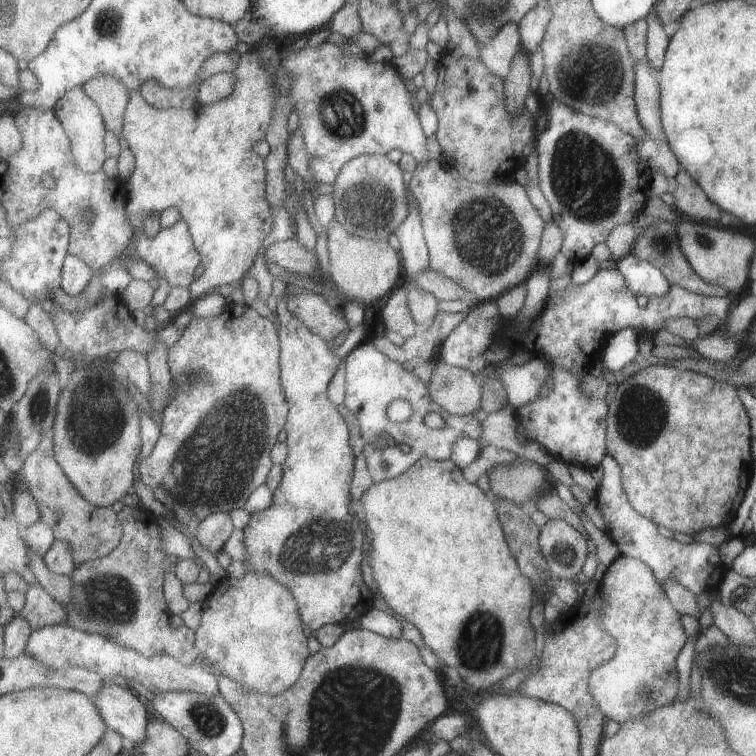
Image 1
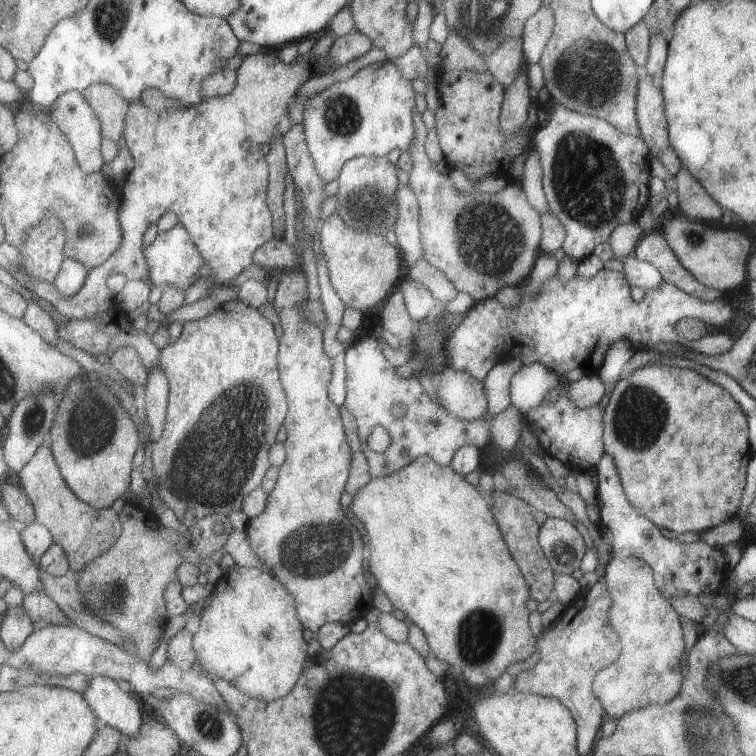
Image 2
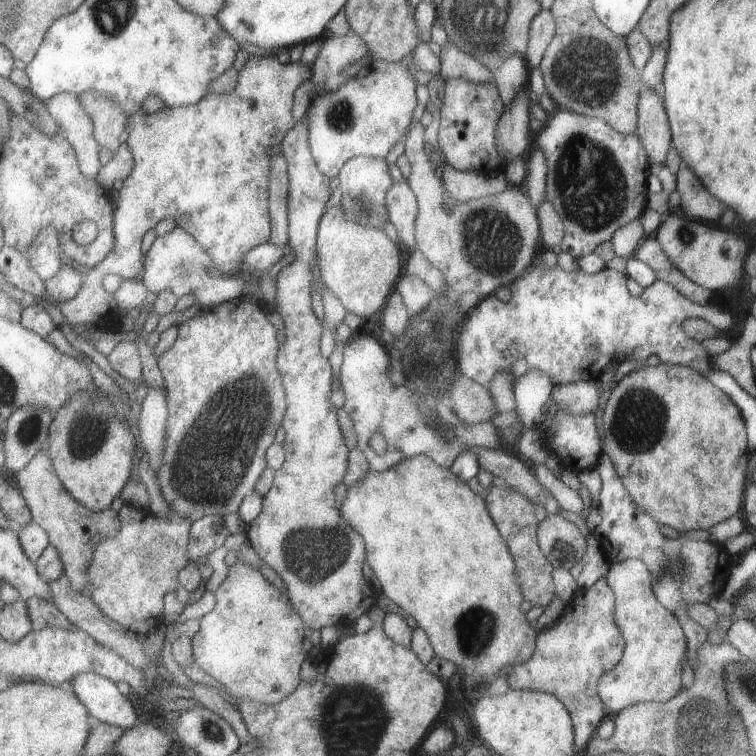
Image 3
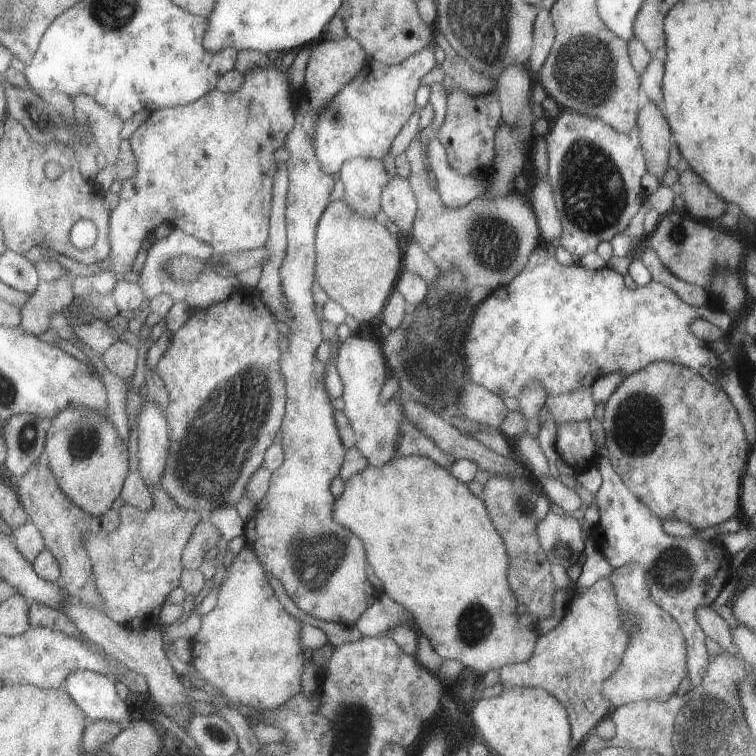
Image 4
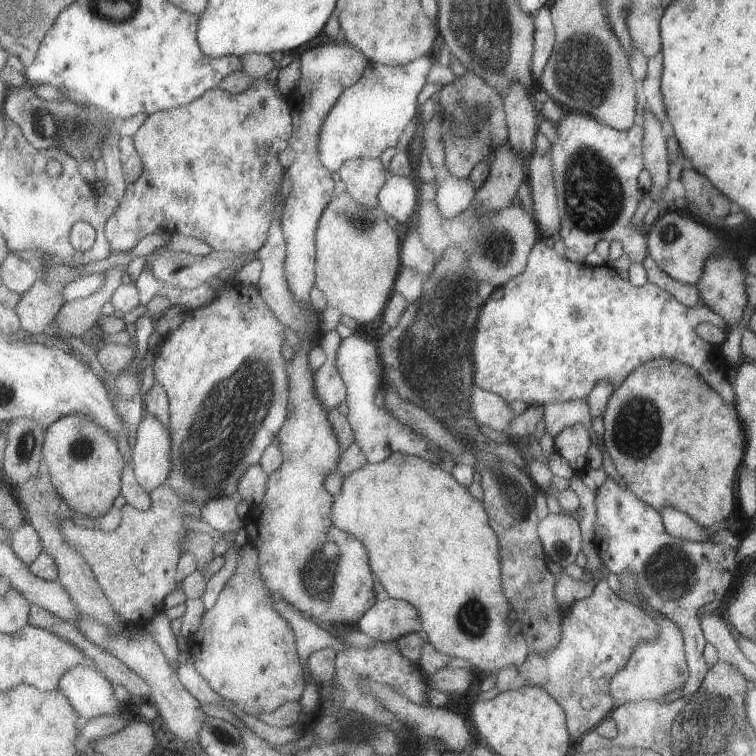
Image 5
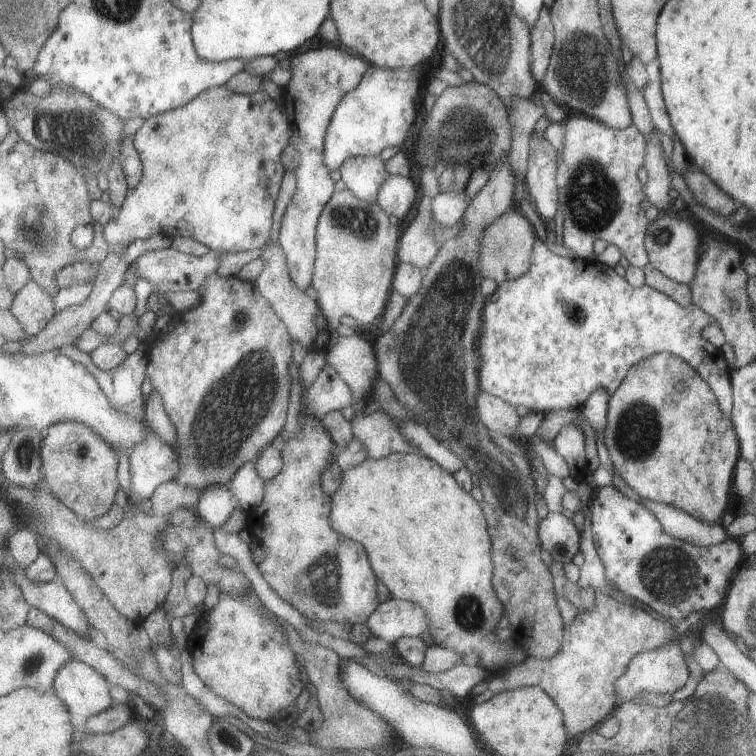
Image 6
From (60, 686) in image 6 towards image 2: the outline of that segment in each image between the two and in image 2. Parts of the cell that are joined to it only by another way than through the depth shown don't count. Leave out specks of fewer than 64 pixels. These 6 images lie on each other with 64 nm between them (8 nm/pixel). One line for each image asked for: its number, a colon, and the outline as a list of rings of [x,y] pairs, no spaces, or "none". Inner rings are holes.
2: [[[93,676],[83,692],[99,722],[125,732],[129,738],[139,736],[143,728],[143,714],[139,708],[139,696],[125,692],[117,680],[107,676]]]
3: [[[97,672],[79,674],[71,680],[71,690],[89,708],[91,718],[101,724],[115,724],[123,730],[131,730],[139,724],[137,712],[129,702],[129,696],[117,688],[117,682]]]
4: [[[93,670],[73,672],[63,686],[71,698],[85,710],[89,722],[115,720],[123,728],[129,728],[131,712],[125,698],[119,694],[119,686],[113,678]]]
5: [[[77,666],[63,674],[63,680],[59,682],[59,692],[63,692],[71,704],[77,708],[81,718],[99,718],[99,716],[117,716],[119,712],[119,700],[115,692],[115,684],[103,672],[89,668],[89,666]]]

